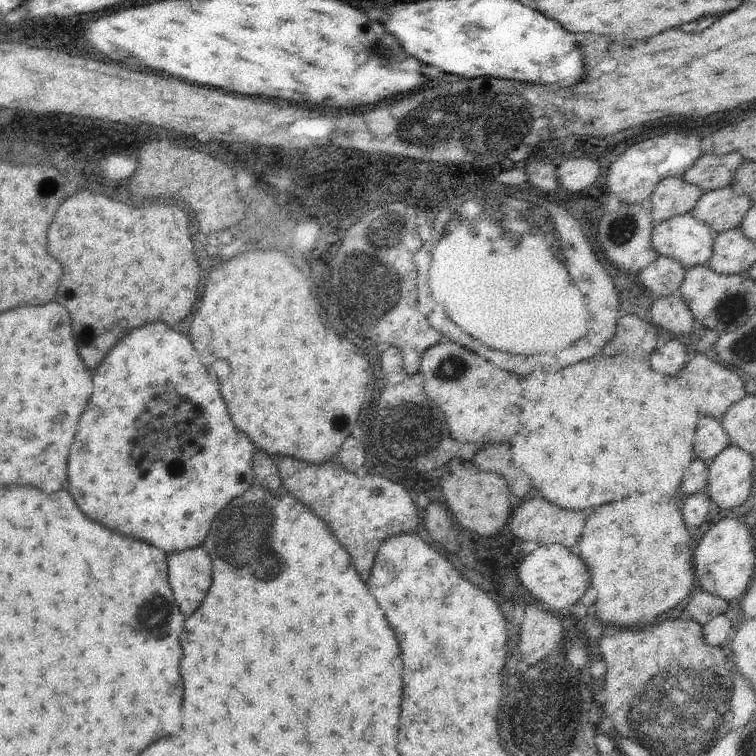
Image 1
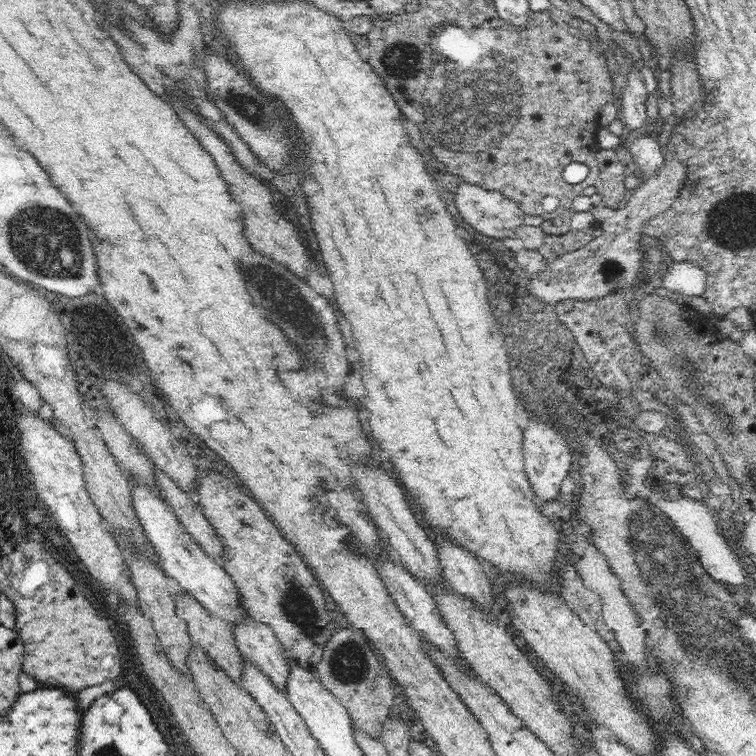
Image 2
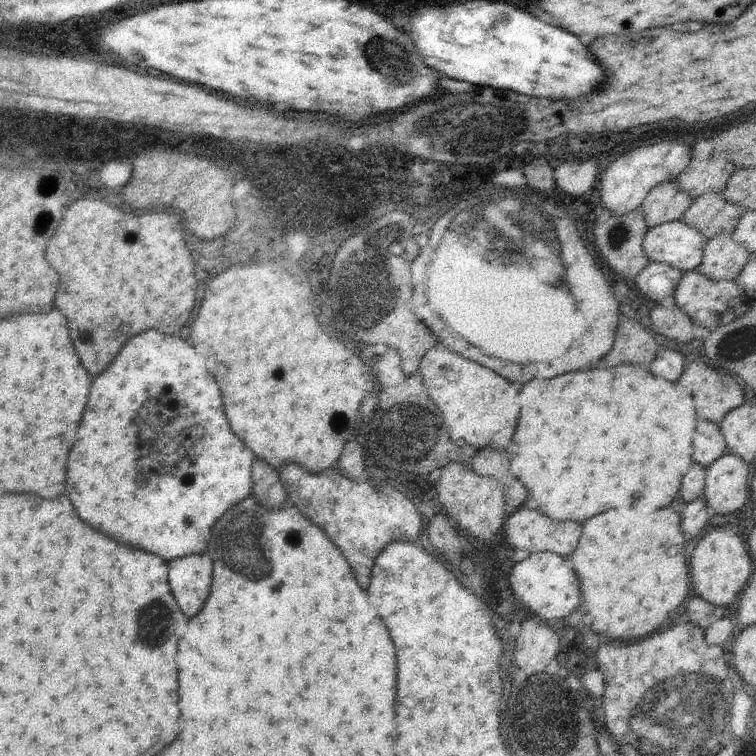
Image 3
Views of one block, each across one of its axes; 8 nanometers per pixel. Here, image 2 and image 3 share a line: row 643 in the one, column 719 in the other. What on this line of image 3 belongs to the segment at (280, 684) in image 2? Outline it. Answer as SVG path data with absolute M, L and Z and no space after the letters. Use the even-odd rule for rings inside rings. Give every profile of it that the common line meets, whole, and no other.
M727 234L705 243L704 256L696 270L712 282L734 281L751 260L753 258L750 257L750 252L744 246L736 244L731 234Z

